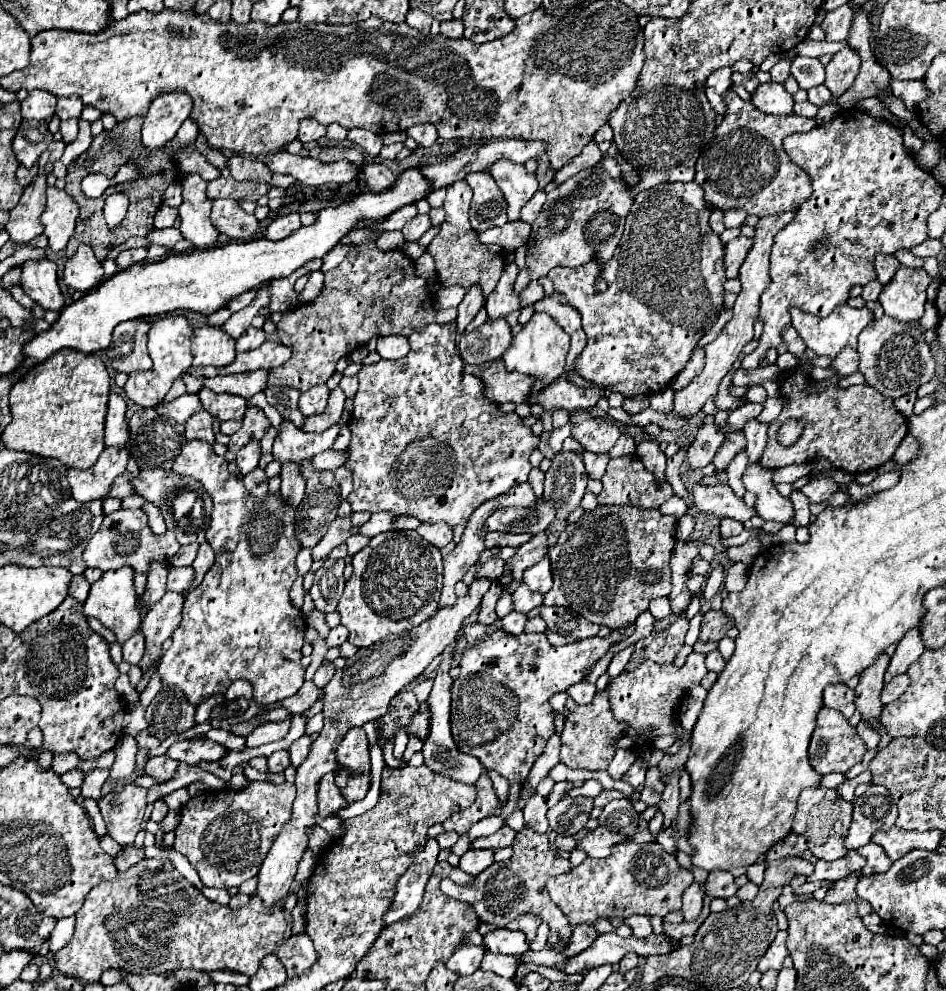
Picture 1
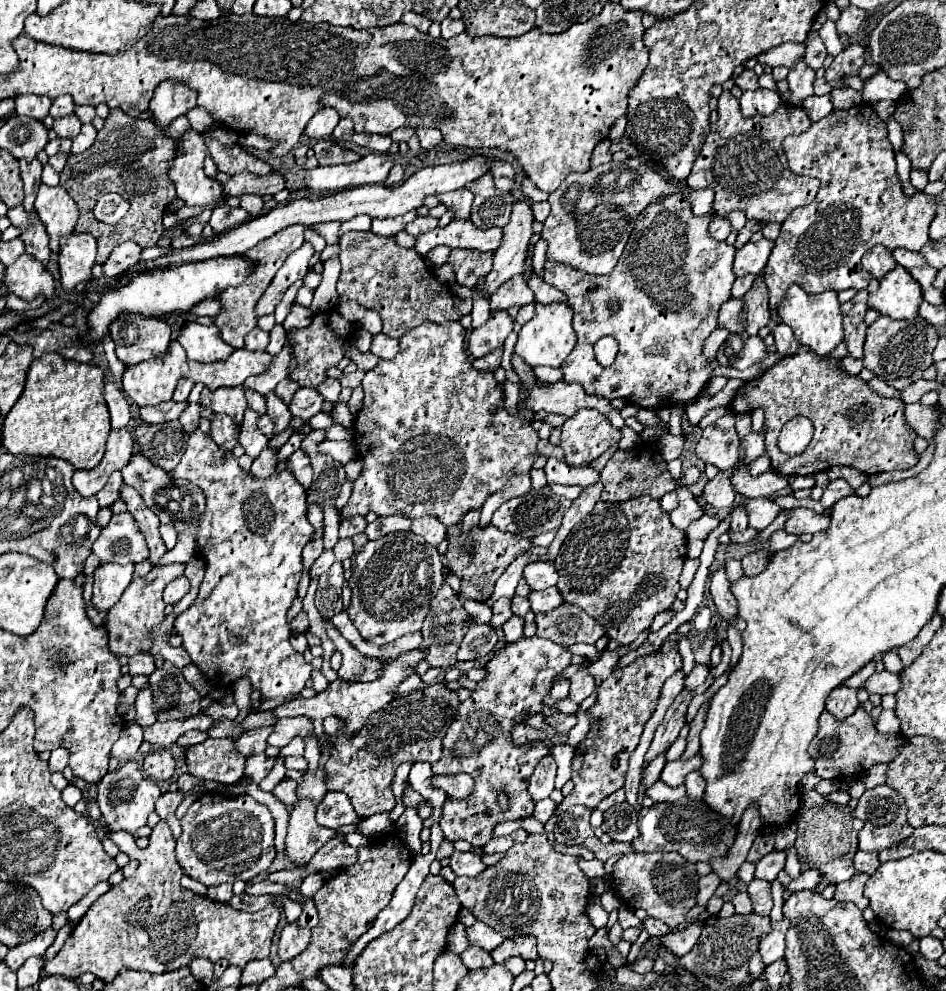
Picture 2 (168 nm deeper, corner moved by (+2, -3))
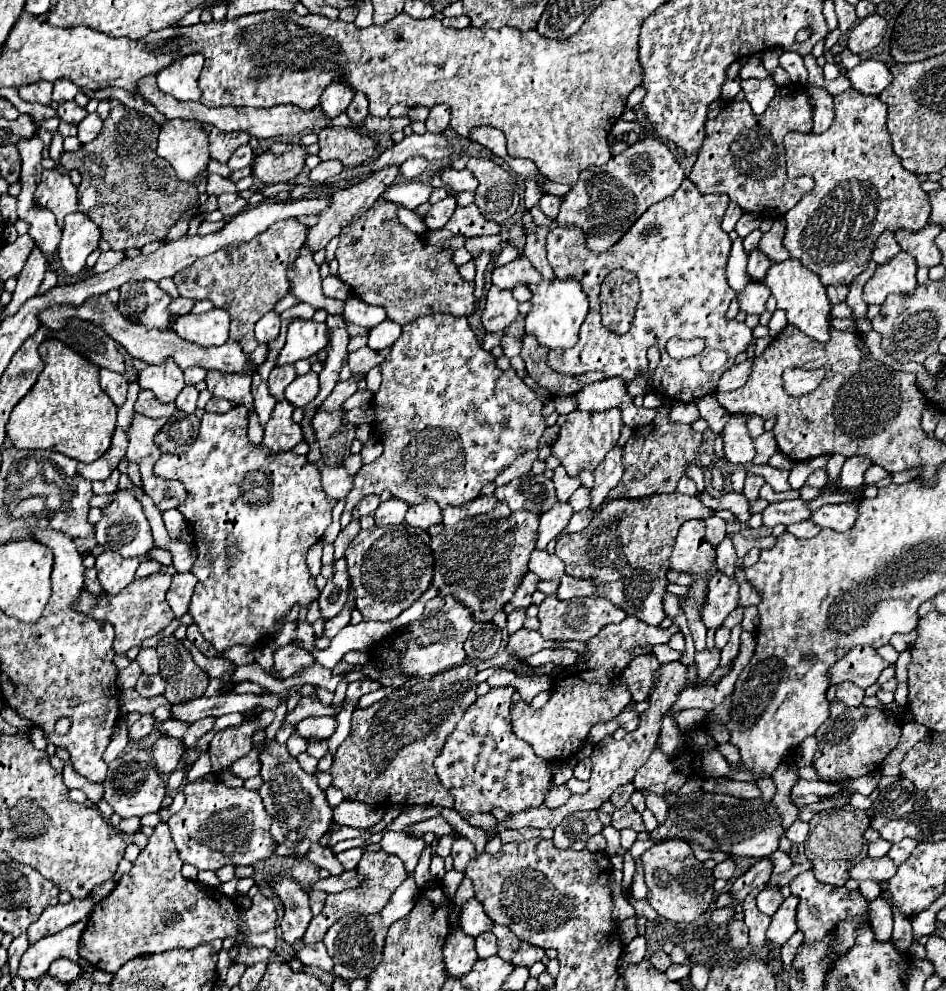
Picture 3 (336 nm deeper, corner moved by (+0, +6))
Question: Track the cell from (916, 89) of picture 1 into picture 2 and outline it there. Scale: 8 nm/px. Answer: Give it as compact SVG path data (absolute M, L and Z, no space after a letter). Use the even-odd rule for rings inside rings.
M882 70L864 80L862 98L864 102L880 102L880 100L898 100L906 92L906 84L898 80L890 80Z

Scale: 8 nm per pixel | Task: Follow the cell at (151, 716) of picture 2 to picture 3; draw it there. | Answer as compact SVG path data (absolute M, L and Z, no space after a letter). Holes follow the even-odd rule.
M146 713L146 715L142 715L132 727L130 727L130 731L128 731L128 735L130 735L130 739L142 739L142 737L146 737L146 735L150 735L152 731L154 731L154 723L156 723L156 719L154 719L154 715L150 715L150 713Z

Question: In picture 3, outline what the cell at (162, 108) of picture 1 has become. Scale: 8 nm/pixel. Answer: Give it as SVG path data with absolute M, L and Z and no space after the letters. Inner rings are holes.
M194 53L176 59L170 67L158 73L158 89L162 93L174 95L180 101L198 101L202 89L198 85L198 75L204 65L204 57Z

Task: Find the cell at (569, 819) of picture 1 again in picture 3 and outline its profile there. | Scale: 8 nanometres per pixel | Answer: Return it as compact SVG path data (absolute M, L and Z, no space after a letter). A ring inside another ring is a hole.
M576 811L562 819L562 823L554 829L552 839L560 849L568 849L574 841L586 841L600 831L602 825L598 821L598 811Z

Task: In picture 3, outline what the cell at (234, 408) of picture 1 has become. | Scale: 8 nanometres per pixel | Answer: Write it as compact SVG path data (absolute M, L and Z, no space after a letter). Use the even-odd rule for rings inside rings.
M208 371L206 375L208 391L214 397L230 399L234 405L242 405L248 409L248 415L254 411L250 383L252 375L220 375L220 371Z

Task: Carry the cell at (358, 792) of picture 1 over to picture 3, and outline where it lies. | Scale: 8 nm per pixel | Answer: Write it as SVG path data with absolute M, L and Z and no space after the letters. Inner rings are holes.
M472 665L450 667L448 671L436 673L428 679L414 679L406 685L394 689L386 699L374 703L368 709L356 709L352 713L352 727L346 741L336 749L334 761L330 767L332 785L344 793L346 799L368 803L368 805L406 805L412 799L412 805L440 805L452 807L454 799L440 785L440 779L434 773L432 761L442 751L446 737L454 731L456 723L462 719L466 707L476 699L476 669Z

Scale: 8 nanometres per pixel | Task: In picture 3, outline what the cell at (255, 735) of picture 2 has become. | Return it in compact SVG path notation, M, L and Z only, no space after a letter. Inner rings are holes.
M300 699L300 701L298 701L298 705L294 707L294 711L286 713L282 727L286 727L286 725L294 727L298 721L302 721L302 719L306 719L306 717L310 717L310 715L332 715L332 713L338 713L338 711L340 711L340 709L336 709L336 711L334 711L332 707L324 707L320 701Z

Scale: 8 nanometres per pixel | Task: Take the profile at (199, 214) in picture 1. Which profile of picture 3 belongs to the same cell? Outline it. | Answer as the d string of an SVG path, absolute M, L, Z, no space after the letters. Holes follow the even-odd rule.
M172 119L160 131L158 155L166 159L180 181L196 183L210 161L208 135L200 121Z

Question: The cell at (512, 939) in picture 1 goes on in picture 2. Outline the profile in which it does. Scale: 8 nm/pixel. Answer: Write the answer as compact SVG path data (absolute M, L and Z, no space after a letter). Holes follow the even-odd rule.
M476 920L472 926L466 928L466 936L470 940L470 944L474 946L480 946L488 952L492 952L496 946L502 944L502 936L498 932L494 932L490 926L482 924L480 920Z

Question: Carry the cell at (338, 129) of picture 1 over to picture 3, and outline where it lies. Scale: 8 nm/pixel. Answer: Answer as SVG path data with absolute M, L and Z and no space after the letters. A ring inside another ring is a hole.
M362 93L354 95L354 99L352 99L346 115L350 117L352 123L360 123L368 115L368 101L366 101L366 97Z

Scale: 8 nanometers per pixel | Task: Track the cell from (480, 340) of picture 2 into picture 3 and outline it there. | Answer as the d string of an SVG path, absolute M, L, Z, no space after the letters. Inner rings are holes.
M492 289L486 295L486 305L482 311L482 325L486 333L500 333L518 317L518 301L512 297L510 291Z

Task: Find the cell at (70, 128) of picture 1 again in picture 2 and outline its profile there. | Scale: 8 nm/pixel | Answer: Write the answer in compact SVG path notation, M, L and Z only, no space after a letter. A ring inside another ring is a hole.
M70 114L70 116L56 118L52 130L58 134L58 138L70 138L72 140L80 134L80 126L82 126L82 122L76 118L76 114Z

